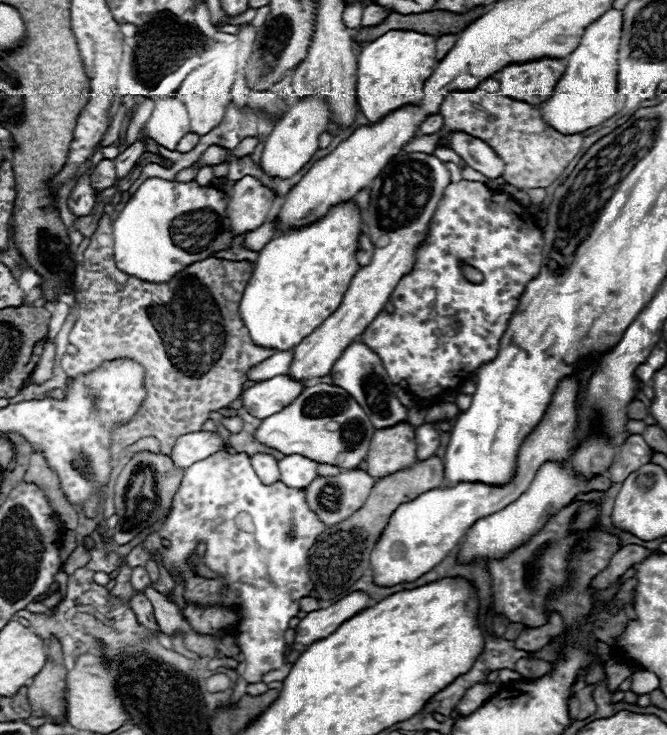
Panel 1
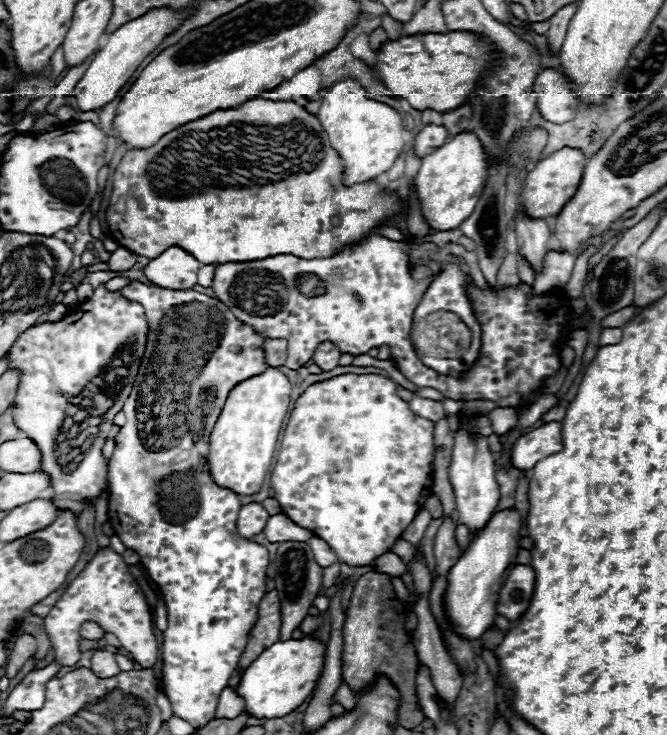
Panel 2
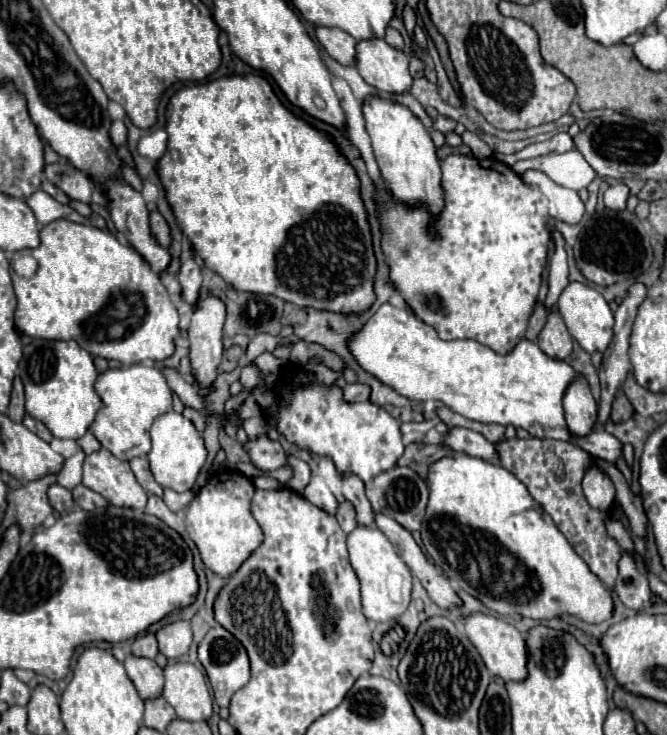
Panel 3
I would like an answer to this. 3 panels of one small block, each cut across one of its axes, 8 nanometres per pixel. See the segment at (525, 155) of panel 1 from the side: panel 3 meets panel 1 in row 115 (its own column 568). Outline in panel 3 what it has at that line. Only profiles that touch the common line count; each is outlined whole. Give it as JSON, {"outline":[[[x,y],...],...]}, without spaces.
{"outline":[[[514,438],[514,440],[504,440],[496,444],[496,450],[500,454],[500,464],[510,470],[530,492],[530,496],[550,514],[558,530],[568,538],[572,548],[580,554],[580,558],[588,564],[588,568],[612,590],[616,576],[618,576],[618,560],[620,560],[620,548],[616,540],[612,540],[606,534],[604,528],[604,514],[600,510],[594,510],[588,506],[580,482],[590,468],[590,464],[596,465],[608,476],[612,478],[616,490],[618,490],[618,504],[622,506],[624,514],[630,518],[630,530],[632,534],[638,534],[646,538],[646,528],[648,528],[648,516],[642,506],[642,498],[636,496],[622,472],[608,462],[594,456],[590,456],[586,450],[572,442],[564,440],[548,440],[548,438]]]}

